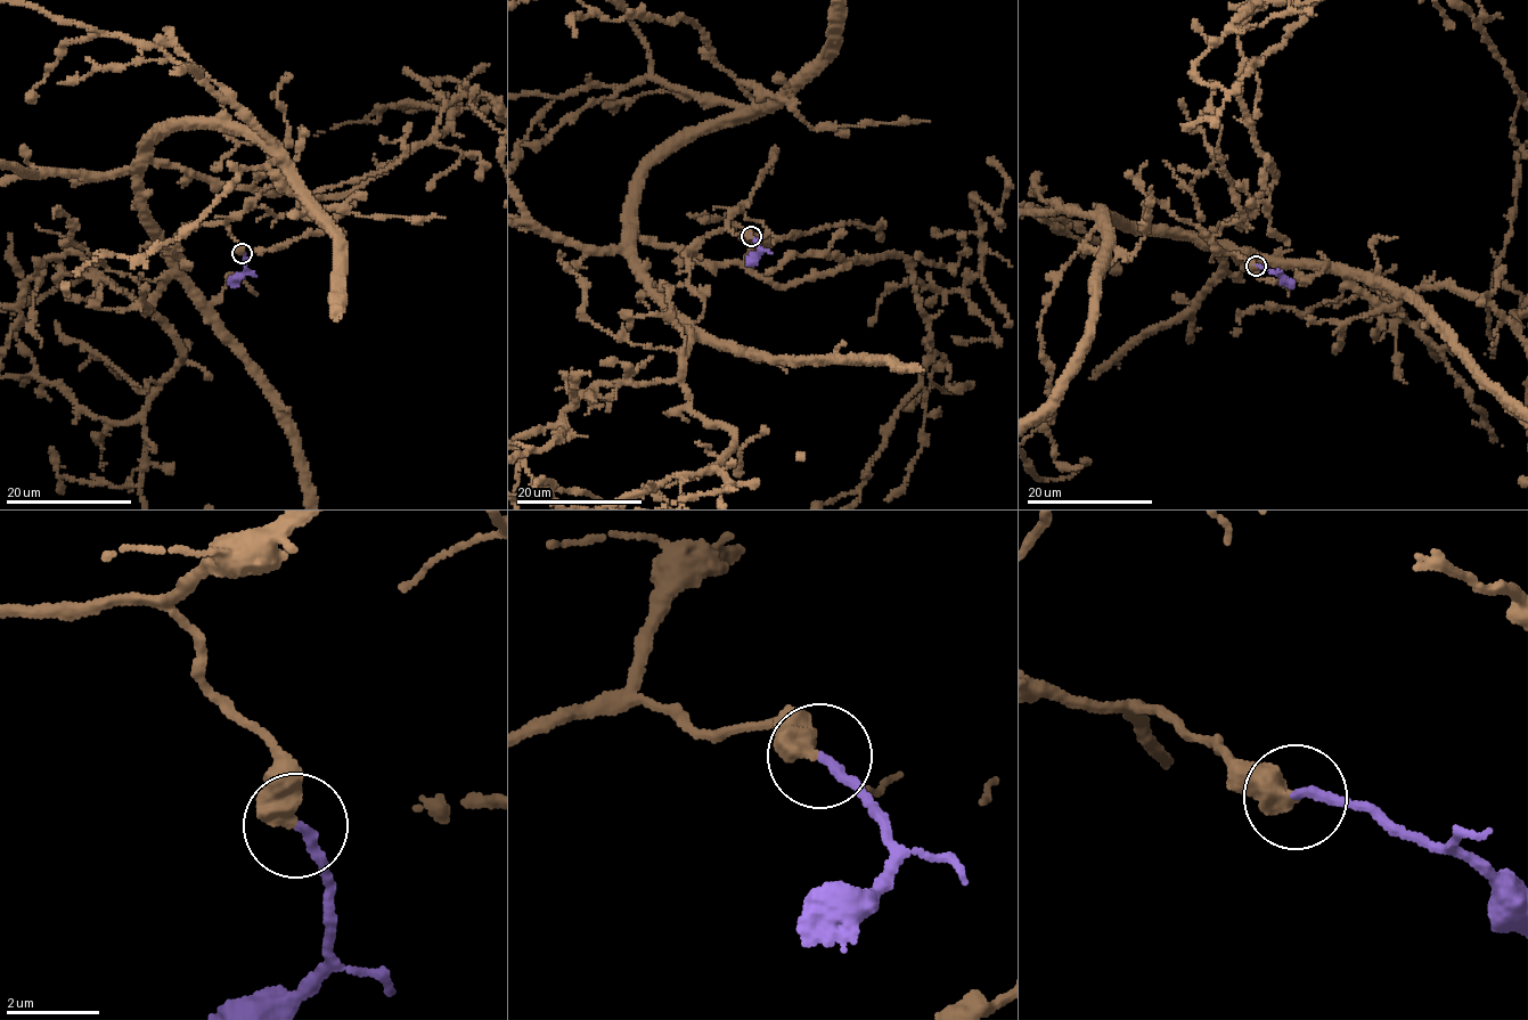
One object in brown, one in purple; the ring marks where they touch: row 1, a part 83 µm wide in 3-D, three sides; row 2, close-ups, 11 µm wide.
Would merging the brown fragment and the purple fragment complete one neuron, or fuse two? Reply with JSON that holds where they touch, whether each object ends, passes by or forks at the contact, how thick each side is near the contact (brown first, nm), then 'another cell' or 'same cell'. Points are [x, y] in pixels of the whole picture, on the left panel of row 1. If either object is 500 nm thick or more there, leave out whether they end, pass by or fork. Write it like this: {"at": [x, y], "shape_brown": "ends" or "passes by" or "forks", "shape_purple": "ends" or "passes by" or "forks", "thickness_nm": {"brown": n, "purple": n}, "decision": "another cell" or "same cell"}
{"at": [242, 253], "thickness_nm": {"brown": 500, "purple": 200}, "decision": "same cell"}

